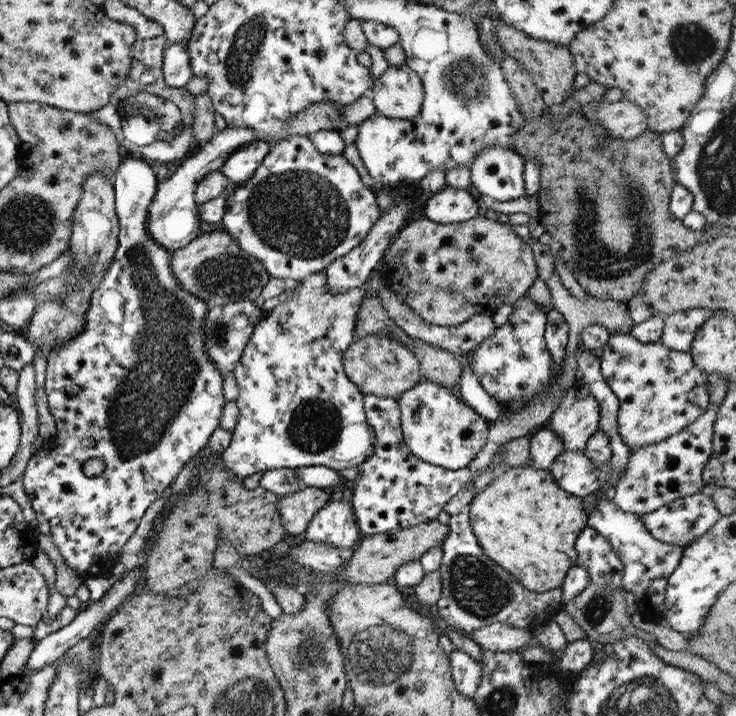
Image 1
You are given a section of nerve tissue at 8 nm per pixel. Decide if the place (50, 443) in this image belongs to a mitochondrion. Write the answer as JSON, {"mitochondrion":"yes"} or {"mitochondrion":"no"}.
{"mitochondrion":"no"}

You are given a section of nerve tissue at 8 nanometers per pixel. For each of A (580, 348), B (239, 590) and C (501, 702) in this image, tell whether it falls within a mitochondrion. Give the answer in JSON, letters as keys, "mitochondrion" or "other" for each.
{"A":"other","B":"other","C":"mitochondrion"}

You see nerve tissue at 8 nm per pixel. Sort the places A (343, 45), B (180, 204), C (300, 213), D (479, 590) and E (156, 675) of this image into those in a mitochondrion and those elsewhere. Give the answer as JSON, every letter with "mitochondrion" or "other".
{"A":"other","B":"other","C":"mitochondrion","D":"mitochondrion","E":"other"}

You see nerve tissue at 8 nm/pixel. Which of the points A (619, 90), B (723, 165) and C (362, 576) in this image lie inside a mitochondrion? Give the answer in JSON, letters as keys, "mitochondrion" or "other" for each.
{"A":"other","B":"mitochondrion","C":"other"}

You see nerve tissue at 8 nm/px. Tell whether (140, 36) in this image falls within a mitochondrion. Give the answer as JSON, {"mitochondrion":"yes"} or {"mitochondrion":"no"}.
{"mitochondrion":"no"}

